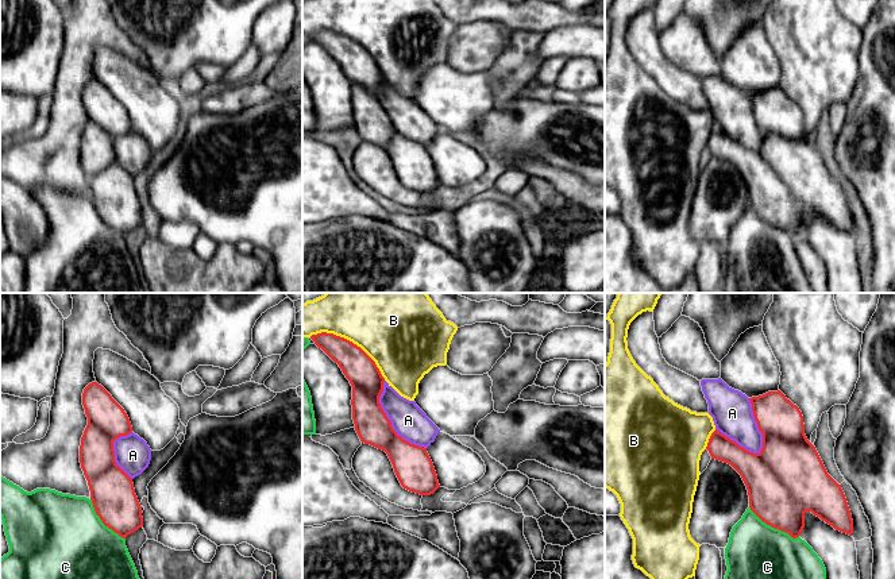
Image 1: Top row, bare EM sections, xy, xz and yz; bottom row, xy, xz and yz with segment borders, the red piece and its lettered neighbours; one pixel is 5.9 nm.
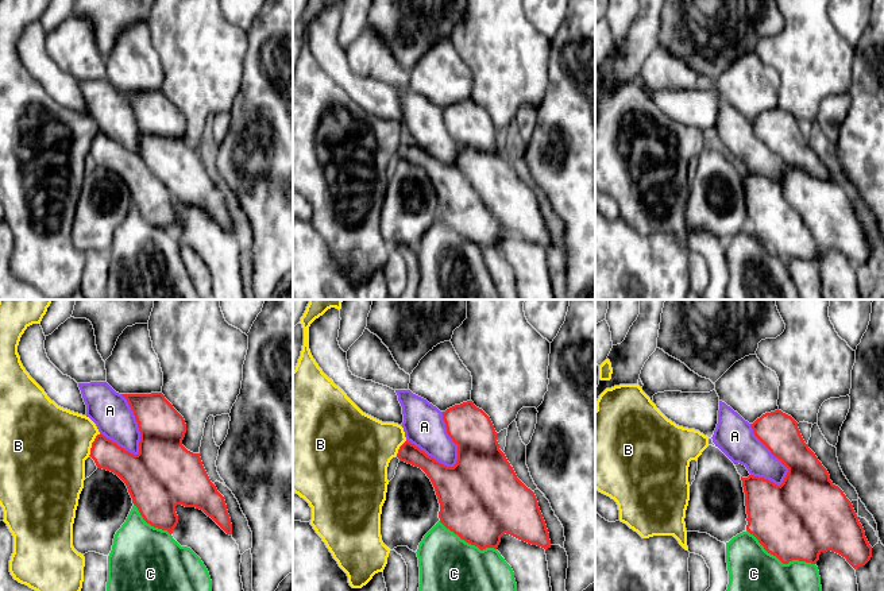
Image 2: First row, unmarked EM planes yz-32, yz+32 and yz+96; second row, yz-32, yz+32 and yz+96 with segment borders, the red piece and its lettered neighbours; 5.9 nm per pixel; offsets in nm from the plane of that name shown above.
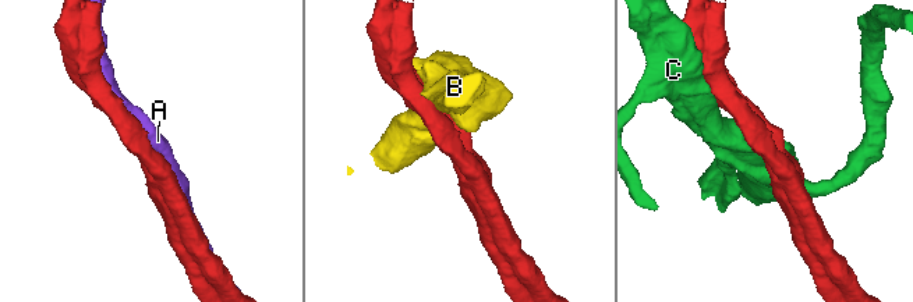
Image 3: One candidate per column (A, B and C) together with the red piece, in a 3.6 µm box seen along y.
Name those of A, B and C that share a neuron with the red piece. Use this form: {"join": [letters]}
{"join": ["A"]}

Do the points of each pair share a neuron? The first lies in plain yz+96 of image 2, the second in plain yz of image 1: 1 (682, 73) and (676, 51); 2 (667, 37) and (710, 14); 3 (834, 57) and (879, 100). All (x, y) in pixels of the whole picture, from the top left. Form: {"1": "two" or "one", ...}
{"1": "one", "2": "one", "3": "two"}

